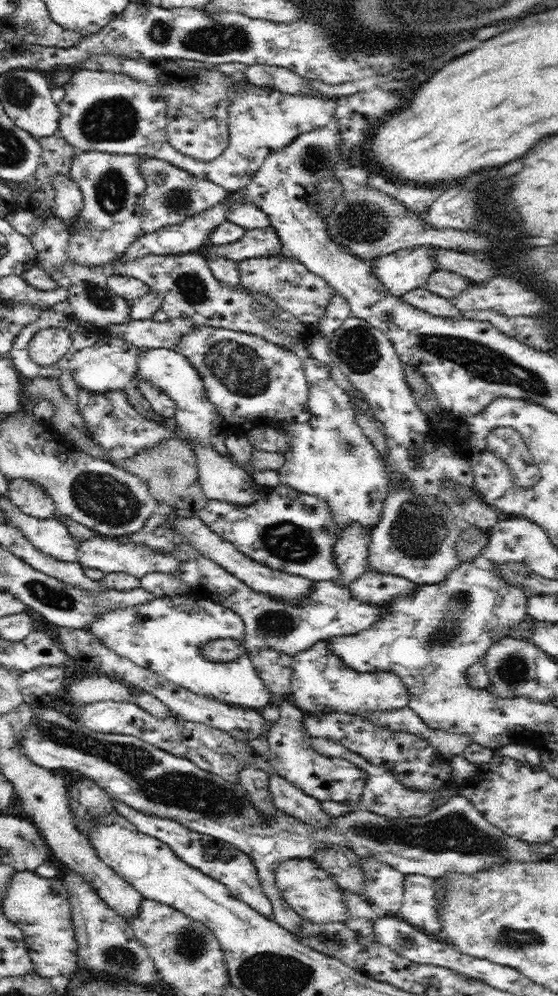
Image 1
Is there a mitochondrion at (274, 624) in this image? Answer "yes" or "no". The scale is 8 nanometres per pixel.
yes

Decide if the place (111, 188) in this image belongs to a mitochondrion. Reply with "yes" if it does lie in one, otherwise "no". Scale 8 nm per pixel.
yes

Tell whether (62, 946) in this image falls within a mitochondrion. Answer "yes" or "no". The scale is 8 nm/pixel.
no

